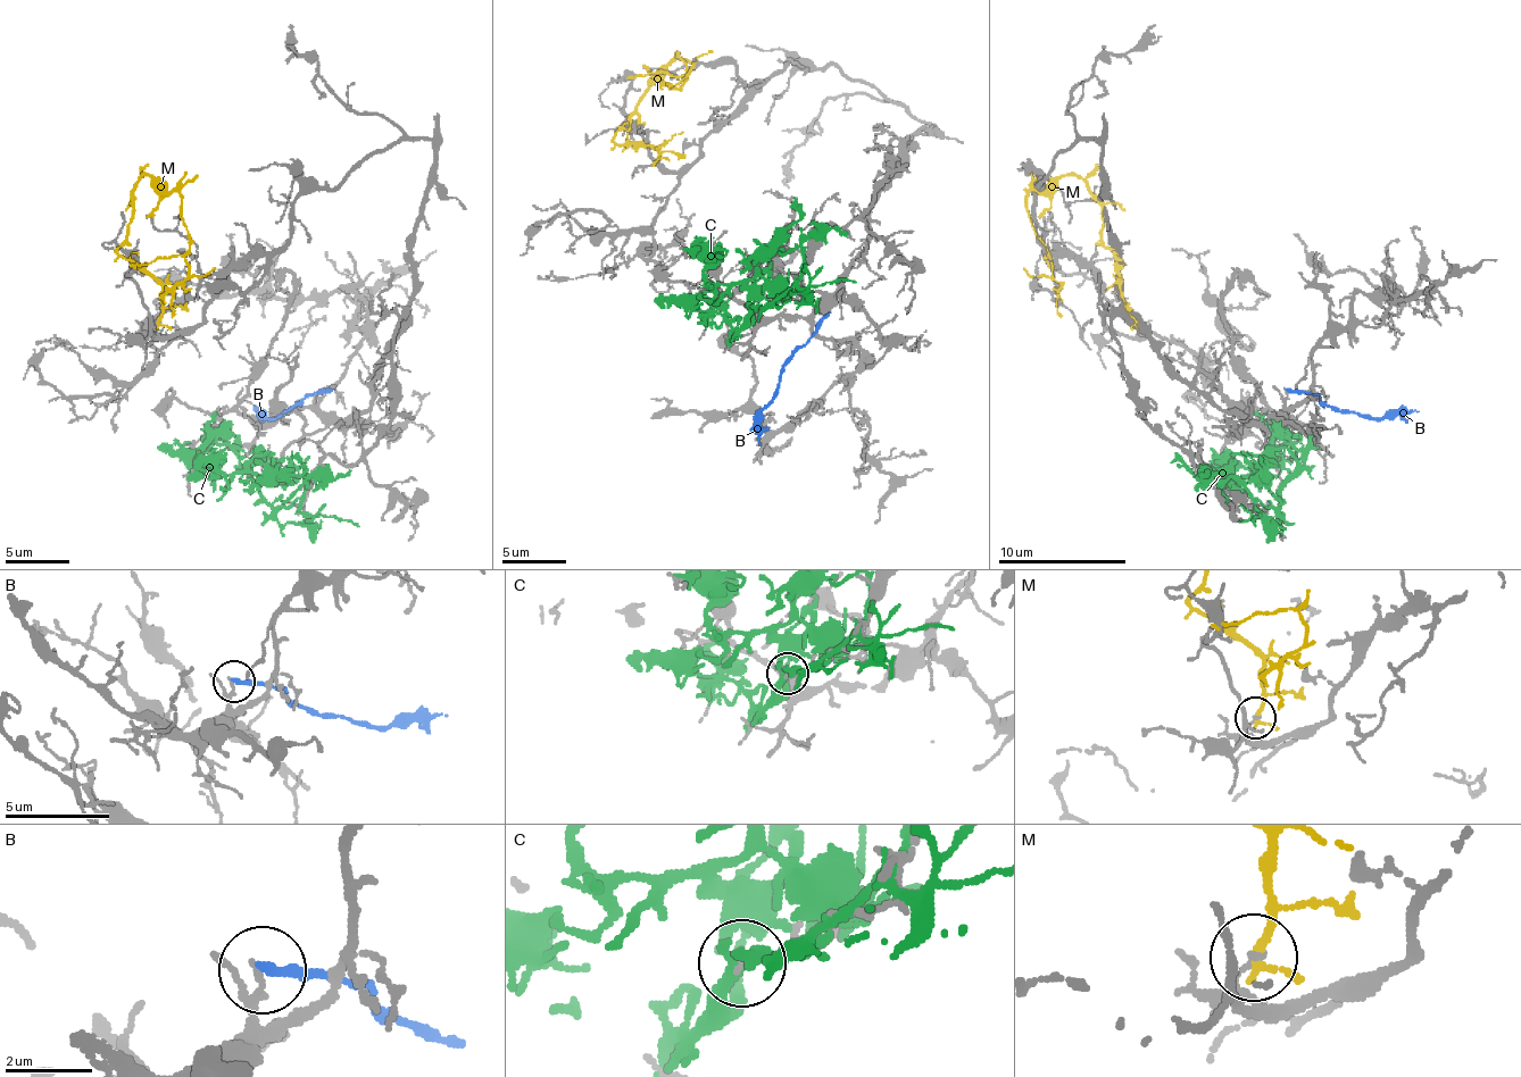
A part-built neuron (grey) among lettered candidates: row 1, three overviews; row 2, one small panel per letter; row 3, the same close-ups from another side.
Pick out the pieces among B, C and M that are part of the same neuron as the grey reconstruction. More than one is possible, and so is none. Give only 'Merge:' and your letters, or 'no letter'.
Merge: no letter

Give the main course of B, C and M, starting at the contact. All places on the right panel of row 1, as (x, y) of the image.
B: (1286, 390), (1315, 393), (1340, 412), (1372, 418), (1386, 412), (1418, 412)
C: (1283, 485), (1296, 466), (1283, 448), (1257, 469), (1257, 476), (1252, 469), (1238, 466), (1222, 476), (1229, 485)
M: (1136, 323), (1120, 287), (1120, 263), (1100, 240), (1100, 201), (1075, 176), (1056, 176), (1028, 195), (1063, 316)

